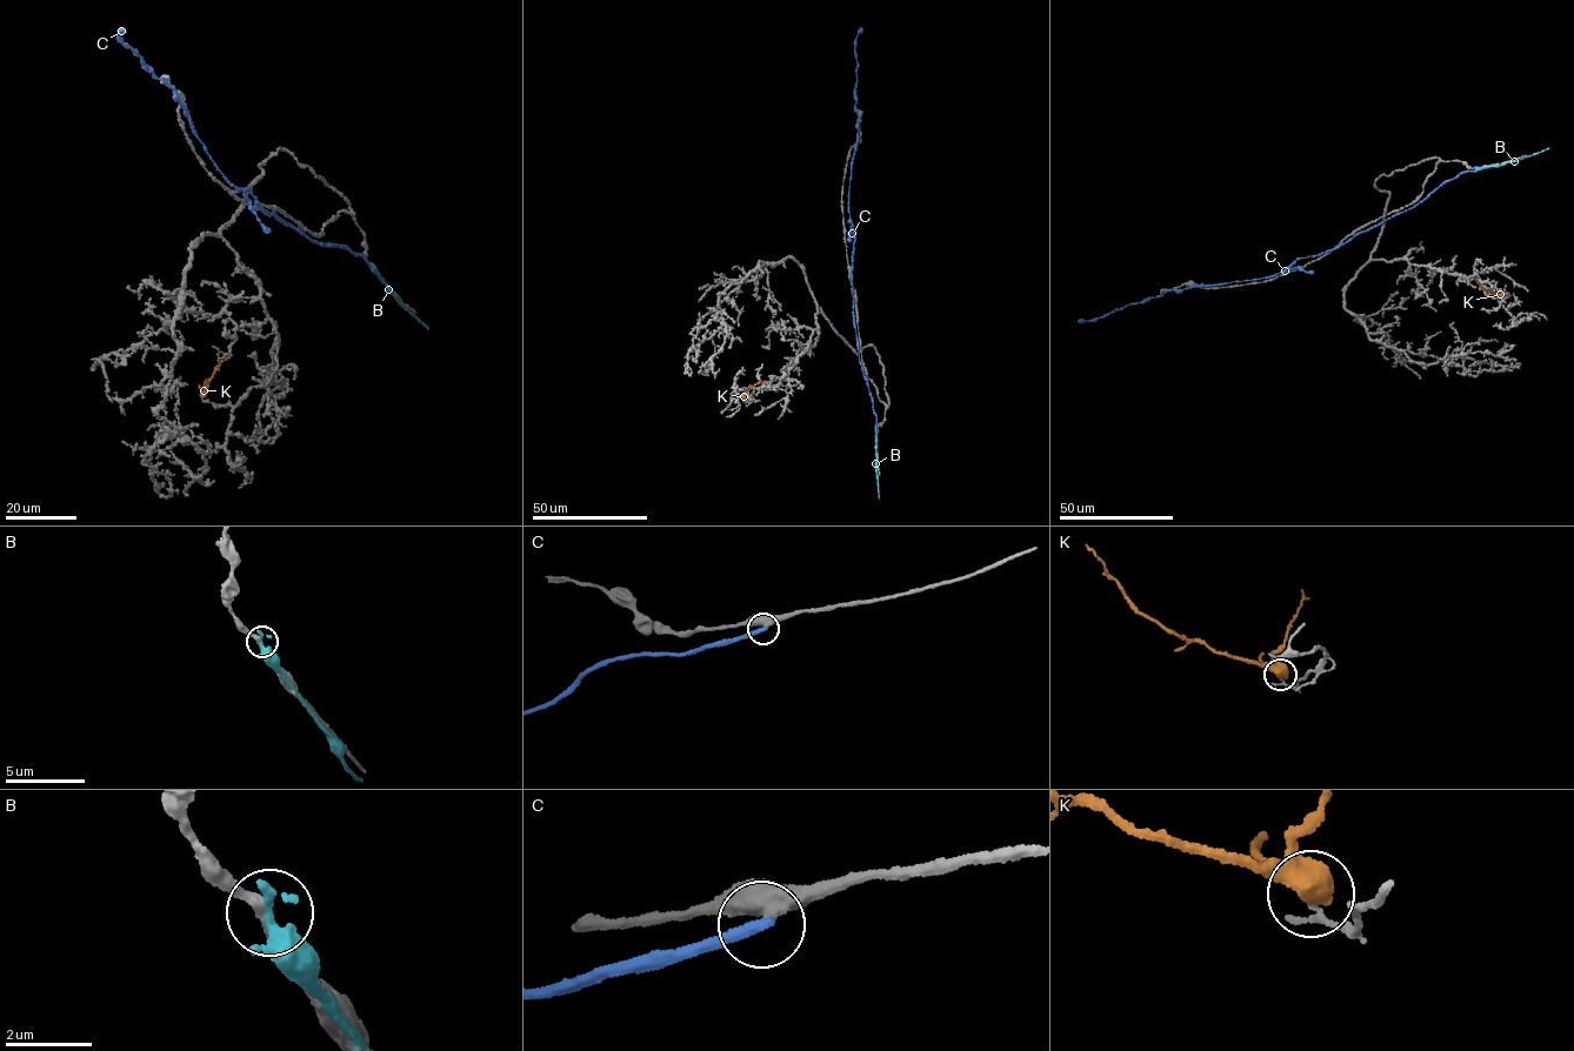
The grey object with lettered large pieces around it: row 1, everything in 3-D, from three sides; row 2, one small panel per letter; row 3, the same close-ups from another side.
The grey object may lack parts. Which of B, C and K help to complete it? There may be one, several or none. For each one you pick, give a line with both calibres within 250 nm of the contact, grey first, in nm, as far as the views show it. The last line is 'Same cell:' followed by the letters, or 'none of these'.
Same cell: none of these

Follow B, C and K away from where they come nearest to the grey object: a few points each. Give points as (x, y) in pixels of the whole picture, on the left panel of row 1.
B: (372, 266), (391, 294), (428, 328)
C: (380, 278), (362, 255), (309, 239), (262, 211), (248, 187), (231, 185), (173, 88), (118, 38), (121, 29)
K: (202, 395), (220, 362), (228, 356)

